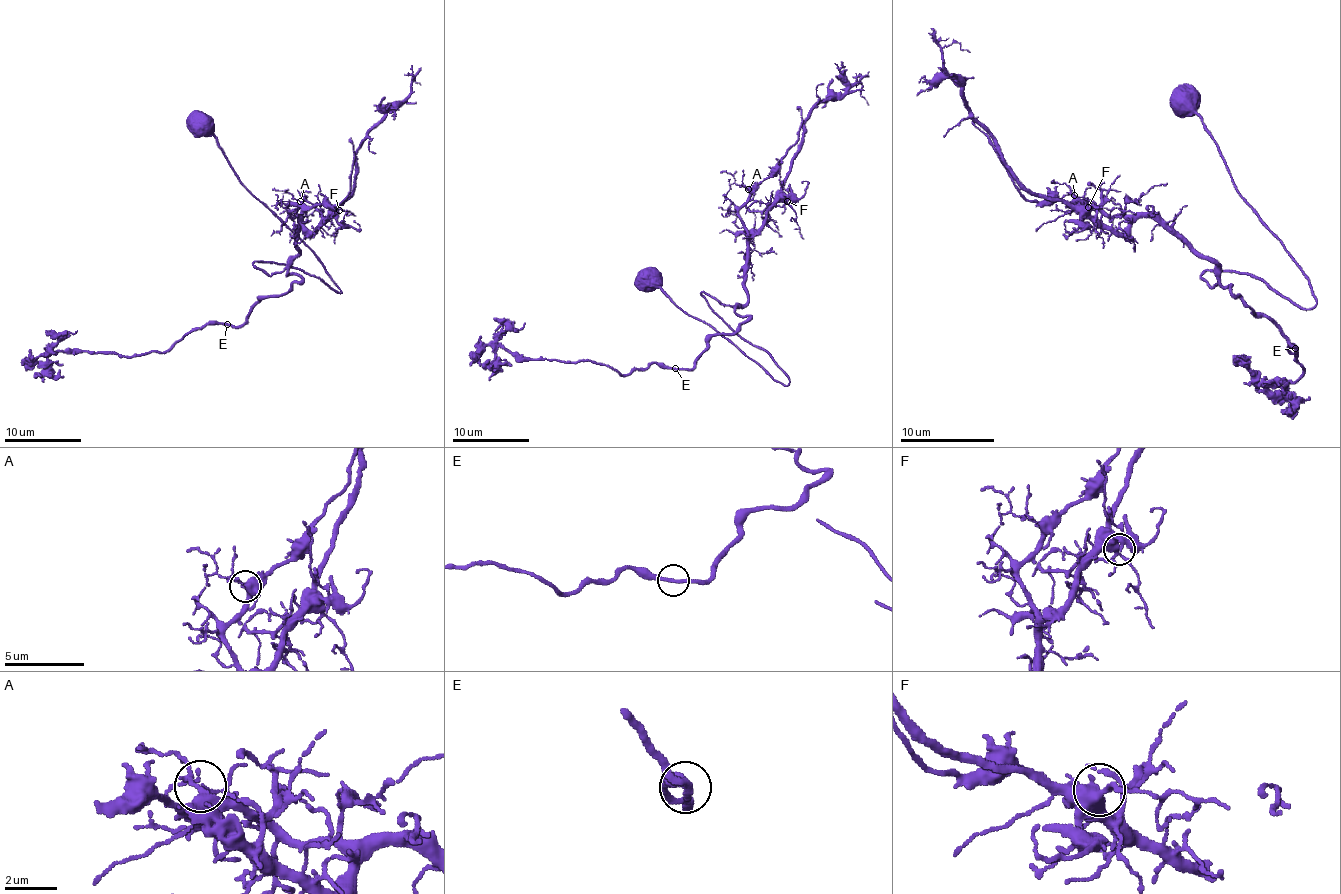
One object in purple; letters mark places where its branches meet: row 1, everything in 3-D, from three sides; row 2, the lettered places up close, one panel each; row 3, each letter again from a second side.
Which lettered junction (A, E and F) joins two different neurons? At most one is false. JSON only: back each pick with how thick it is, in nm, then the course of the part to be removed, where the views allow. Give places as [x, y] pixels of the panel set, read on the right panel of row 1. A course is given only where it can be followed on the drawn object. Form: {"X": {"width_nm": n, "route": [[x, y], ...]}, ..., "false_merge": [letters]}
{"false_merge": []}

